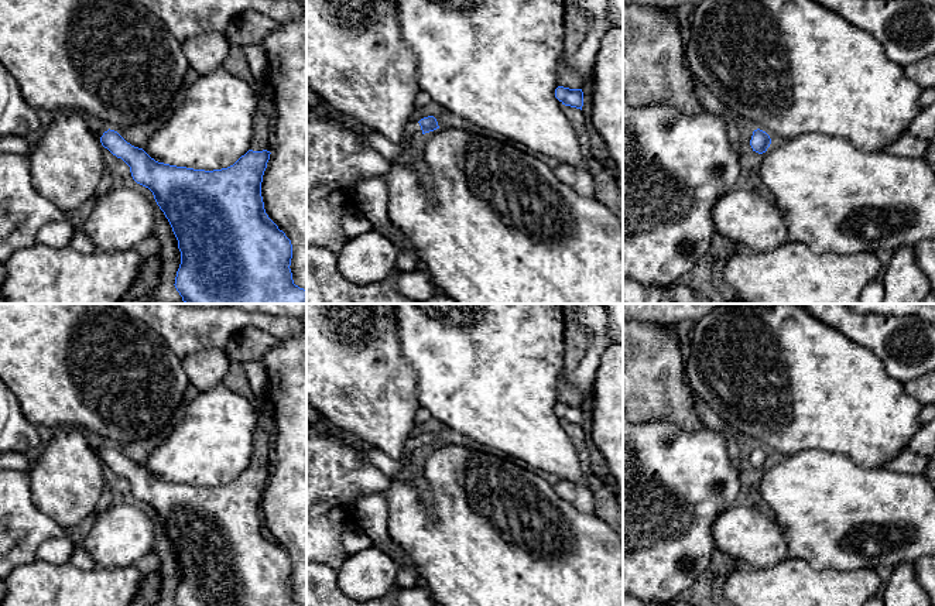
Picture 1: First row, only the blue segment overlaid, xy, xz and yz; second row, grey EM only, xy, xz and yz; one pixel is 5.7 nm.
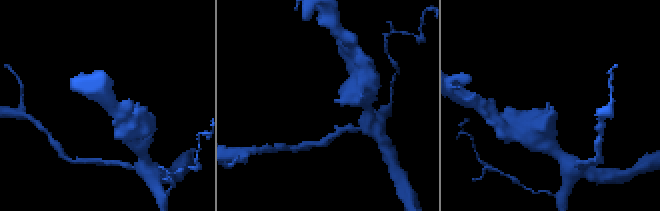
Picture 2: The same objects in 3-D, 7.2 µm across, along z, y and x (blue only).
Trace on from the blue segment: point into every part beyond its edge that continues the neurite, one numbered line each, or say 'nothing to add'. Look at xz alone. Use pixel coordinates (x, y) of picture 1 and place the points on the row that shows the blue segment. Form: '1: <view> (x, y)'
1: xz (413, 129)

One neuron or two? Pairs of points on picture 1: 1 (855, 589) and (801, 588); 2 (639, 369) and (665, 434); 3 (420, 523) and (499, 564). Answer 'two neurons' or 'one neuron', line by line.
1: one neuron
2: two neurons
3: one neuron

